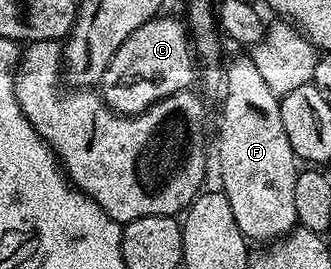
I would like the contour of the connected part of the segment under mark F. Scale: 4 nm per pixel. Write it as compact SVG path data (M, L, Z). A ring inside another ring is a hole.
M251 56L236 57L229 65L226 65L224 83L222 86L222 98L224 97L224 110L221 111L220 117L220 185L219 188L226 195L230 207L234 210L234 220L237 221L242 235L249 242L264 241L260 243L271 243L279 238L284 237L297 228L298 222L296 212L294 211L294 183L298 172L298 158L296 152L290 147L290 139L286 139L286 127L282 127L282 111L280 110L280 97L266 87L266 79L262 79L262 74L258 72L258 67L254 67Z

